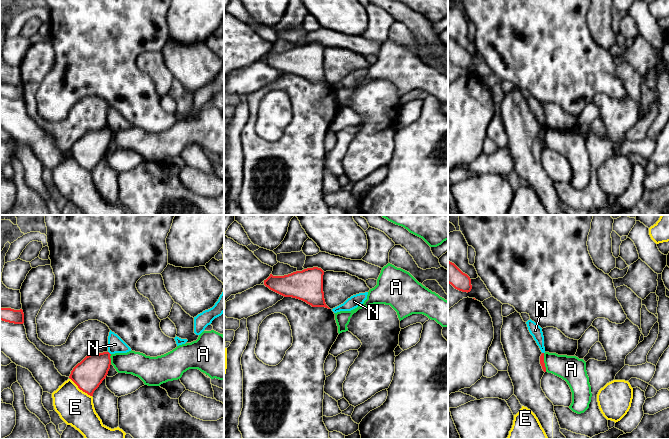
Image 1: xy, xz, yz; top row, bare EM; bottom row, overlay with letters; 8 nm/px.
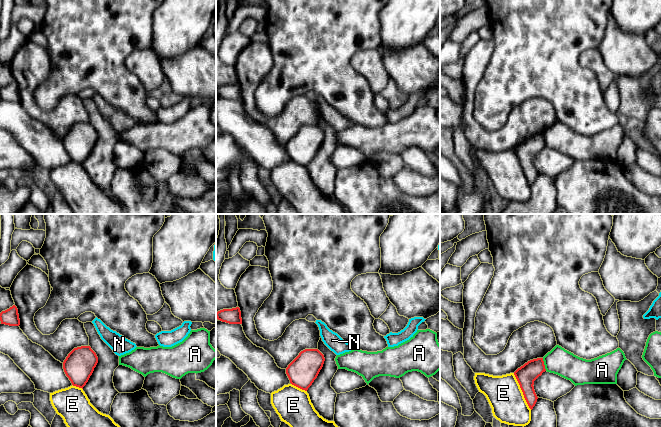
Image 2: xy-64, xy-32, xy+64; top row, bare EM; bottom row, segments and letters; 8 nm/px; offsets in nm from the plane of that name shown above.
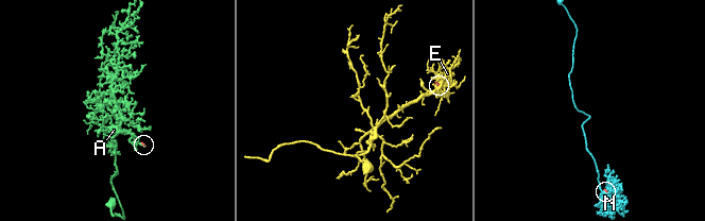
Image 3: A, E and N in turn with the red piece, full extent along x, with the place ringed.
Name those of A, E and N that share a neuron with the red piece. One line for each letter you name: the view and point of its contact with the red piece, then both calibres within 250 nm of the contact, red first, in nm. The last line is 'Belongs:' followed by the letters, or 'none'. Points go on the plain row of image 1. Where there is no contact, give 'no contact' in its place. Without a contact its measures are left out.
Belongs: none

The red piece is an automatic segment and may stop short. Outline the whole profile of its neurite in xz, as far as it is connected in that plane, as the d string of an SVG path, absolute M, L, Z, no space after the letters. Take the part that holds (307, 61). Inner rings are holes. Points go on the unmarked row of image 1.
M318 43L307 44L284 52L270 50L264 56L264 61L284 73L302 76L312 83L330 85L324 75L323 51L324 47Z

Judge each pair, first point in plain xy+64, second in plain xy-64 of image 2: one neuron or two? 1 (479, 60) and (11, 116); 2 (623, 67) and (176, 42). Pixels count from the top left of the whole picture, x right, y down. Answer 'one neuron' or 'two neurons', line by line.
1: two neurons
2: two neurons

